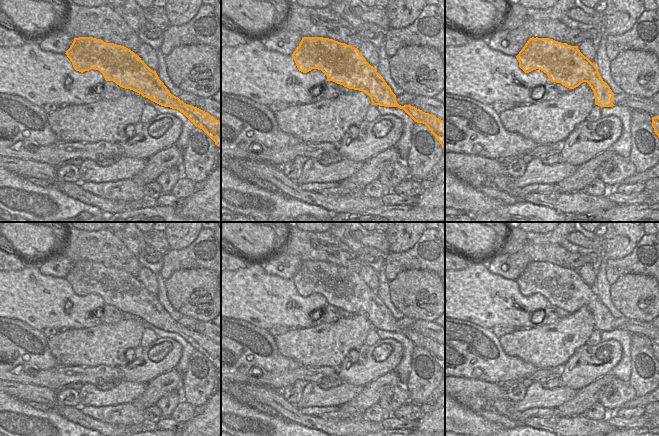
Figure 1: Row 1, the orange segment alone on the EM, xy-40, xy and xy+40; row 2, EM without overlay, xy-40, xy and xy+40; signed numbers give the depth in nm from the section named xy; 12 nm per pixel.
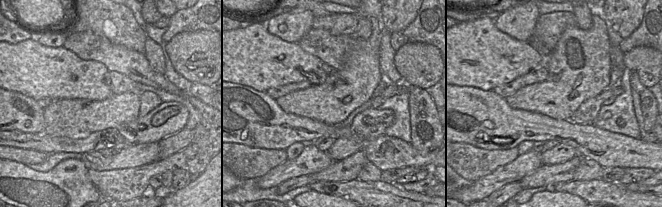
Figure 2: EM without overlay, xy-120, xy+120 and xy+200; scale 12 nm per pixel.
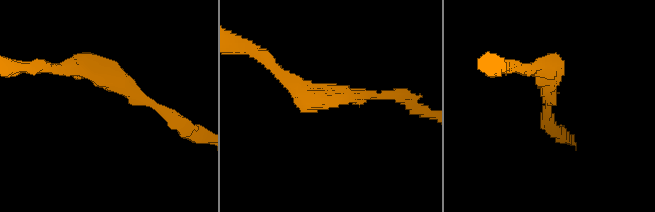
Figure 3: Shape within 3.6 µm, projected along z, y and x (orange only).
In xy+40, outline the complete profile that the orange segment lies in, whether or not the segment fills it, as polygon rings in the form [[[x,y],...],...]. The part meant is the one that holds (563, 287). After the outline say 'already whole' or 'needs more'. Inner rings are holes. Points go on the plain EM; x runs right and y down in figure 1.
[[[532,261],[516,282],[525,297],[539,293],[551,306],[561,307],[569,313],[587,306],[594,316],[596,329],[601,332],[615,330],[612,326],[615,318],[601,302],[596,289],[580,276],[578,270]]] | already whole

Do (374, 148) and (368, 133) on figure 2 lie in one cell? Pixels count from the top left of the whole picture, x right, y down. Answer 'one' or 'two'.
two

